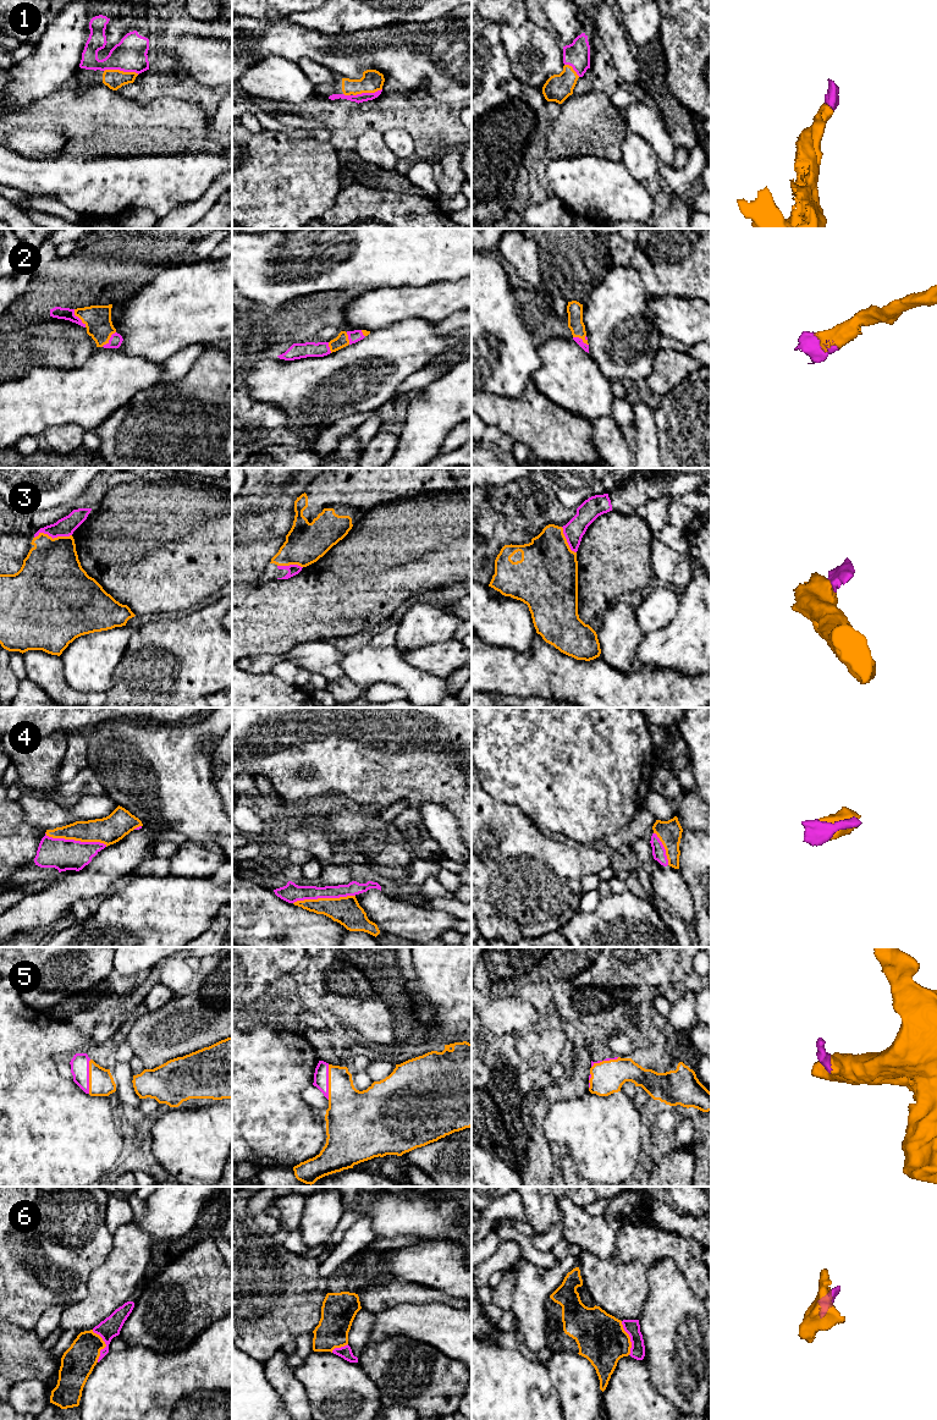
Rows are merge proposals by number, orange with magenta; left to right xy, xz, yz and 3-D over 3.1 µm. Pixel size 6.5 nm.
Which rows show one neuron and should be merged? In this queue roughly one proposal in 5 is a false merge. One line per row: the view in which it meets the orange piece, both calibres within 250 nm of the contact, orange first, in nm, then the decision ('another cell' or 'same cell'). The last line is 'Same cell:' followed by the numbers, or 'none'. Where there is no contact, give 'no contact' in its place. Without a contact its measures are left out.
1: xy | 130/220 nm | same cell
2: yz | 110/50 nm | same cell
3: xy | 420/130 nm | same cell
4: xy | 180/200 nm | same cell
5: xz | 300/100 nm | same cell
6: xy | 220/140 nm | same cell
Same cell: 1, 2, 3, 4, 5, 6

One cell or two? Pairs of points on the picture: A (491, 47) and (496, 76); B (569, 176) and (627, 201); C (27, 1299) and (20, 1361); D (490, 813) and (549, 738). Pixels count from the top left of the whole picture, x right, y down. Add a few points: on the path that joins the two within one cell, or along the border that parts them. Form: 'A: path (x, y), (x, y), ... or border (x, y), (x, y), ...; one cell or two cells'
A: path (491, 54), (491, 69); one cell
B: path (584, 183), (612, 194); one cell
C: border (12, 1324), (33, 1330); two cells
D: border (484, 790), (496, 801), (516, 804), (524, 813); two cells

